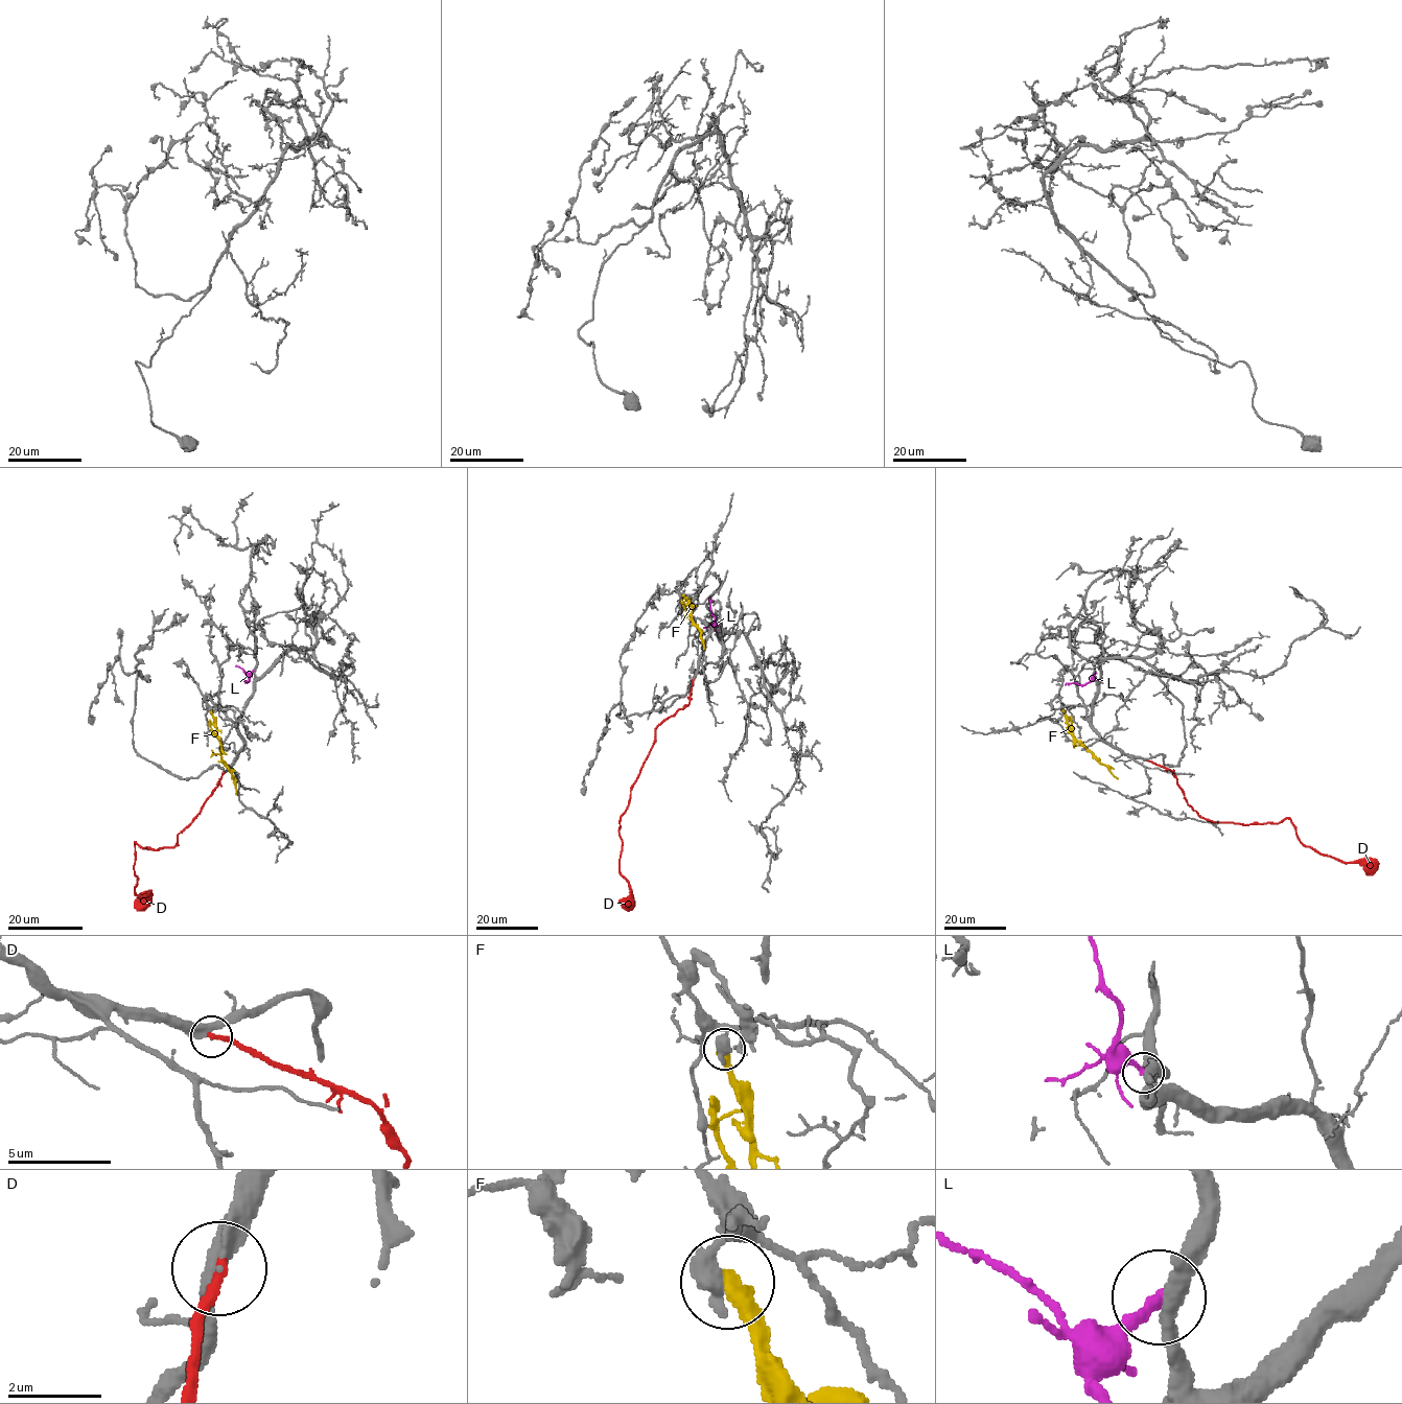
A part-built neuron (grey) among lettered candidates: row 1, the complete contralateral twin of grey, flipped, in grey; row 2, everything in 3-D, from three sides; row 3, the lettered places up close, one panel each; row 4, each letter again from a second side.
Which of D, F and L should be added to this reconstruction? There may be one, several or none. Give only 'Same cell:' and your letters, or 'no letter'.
Same cell: D

